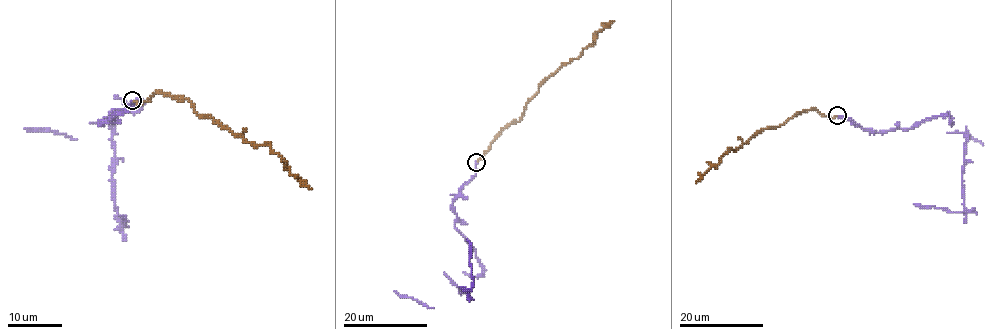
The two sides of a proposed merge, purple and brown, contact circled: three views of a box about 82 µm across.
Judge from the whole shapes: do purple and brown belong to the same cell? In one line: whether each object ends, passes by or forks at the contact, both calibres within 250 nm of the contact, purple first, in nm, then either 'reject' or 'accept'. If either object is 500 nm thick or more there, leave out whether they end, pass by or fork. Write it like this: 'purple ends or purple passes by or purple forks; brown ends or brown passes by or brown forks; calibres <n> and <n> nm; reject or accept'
purple ends; brown ends; calibres 200 and 170 nm; reject

